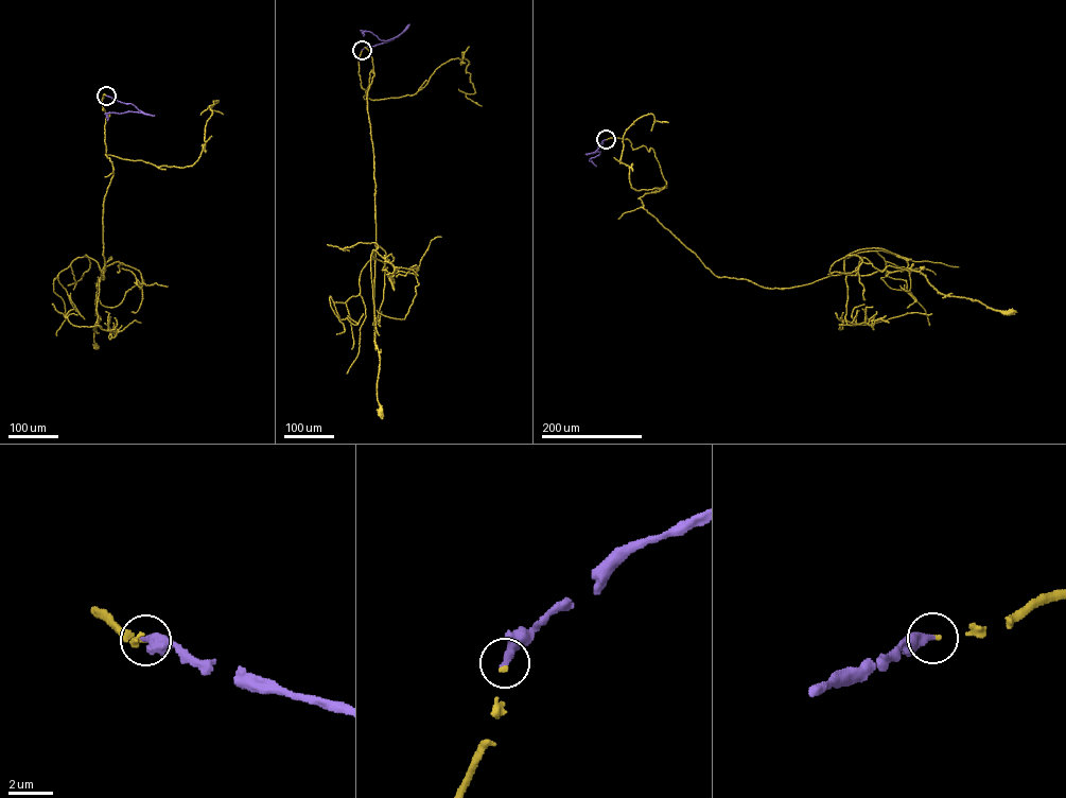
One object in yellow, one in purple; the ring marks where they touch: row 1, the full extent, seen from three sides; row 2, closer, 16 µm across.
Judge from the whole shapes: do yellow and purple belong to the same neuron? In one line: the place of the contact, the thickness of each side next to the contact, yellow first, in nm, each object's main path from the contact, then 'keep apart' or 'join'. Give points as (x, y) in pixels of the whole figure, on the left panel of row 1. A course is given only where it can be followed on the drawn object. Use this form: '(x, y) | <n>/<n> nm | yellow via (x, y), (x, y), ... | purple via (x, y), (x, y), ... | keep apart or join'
(106, 96) | 150/400 nm | yellow via (106, 96), (105, 155), (114, 175), (103, 203), (104, 277), (98, 282), (95, 347) | purple via (106, 96), (132, 104), (150, 115), (109, 113), (107, 120) | join

